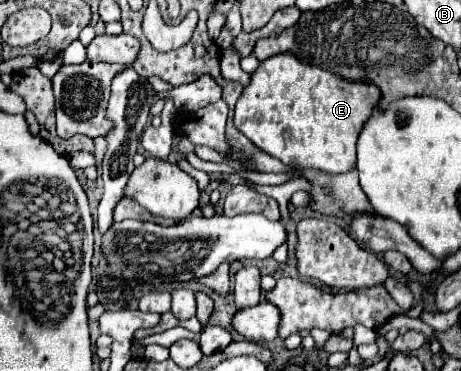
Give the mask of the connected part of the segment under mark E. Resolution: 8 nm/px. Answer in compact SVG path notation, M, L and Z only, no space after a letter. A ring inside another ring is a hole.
M285 52L259 62L259 68L251 74L251 82L243 88L235 106L235 128L243 132L257 148L279 158L293 168L317 168L329 174L341 174L355 166L355 142L357 136L373 114L379 102L379 88L375 84L351 82L335 76L323 68L299 62L297 56Z

